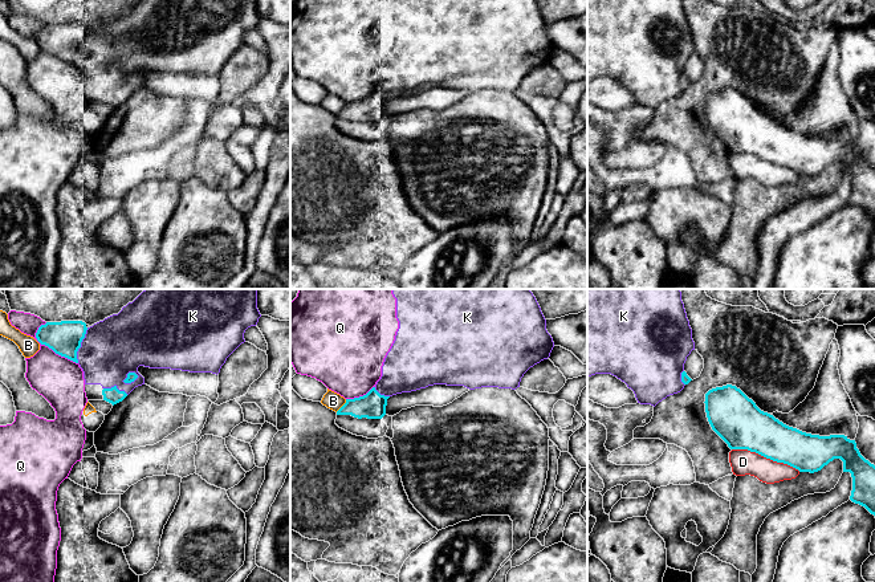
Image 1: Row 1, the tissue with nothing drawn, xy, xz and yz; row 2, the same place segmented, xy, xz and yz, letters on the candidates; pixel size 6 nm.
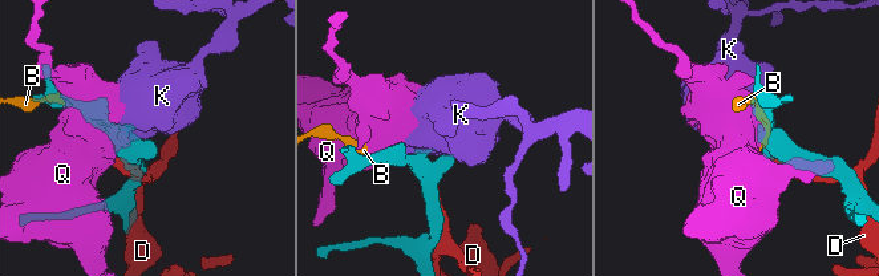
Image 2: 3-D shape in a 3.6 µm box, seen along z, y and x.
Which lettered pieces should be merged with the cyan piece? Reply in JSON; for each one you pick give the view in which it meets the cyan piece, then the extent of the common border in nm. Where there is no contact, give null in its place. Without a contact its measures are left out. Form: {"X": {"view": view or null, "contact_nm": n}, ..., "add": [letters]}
{"K": {"view": "xy", "contact_nm": 220}, "add": ["K"]}

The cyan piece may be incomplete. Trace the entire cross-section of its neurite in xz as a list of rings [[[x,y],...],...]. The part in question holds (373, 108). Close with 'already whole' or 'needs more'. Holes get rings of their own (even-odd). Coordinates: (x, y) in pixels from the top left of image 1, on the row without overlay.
[[[395,0],[399,32],[382,80],[363,99],[346,102],[337,118],[382,122],[387,102],[434,87],[520,90],[524,77],[550,60],[554,50],[536,0]]]; needs more

